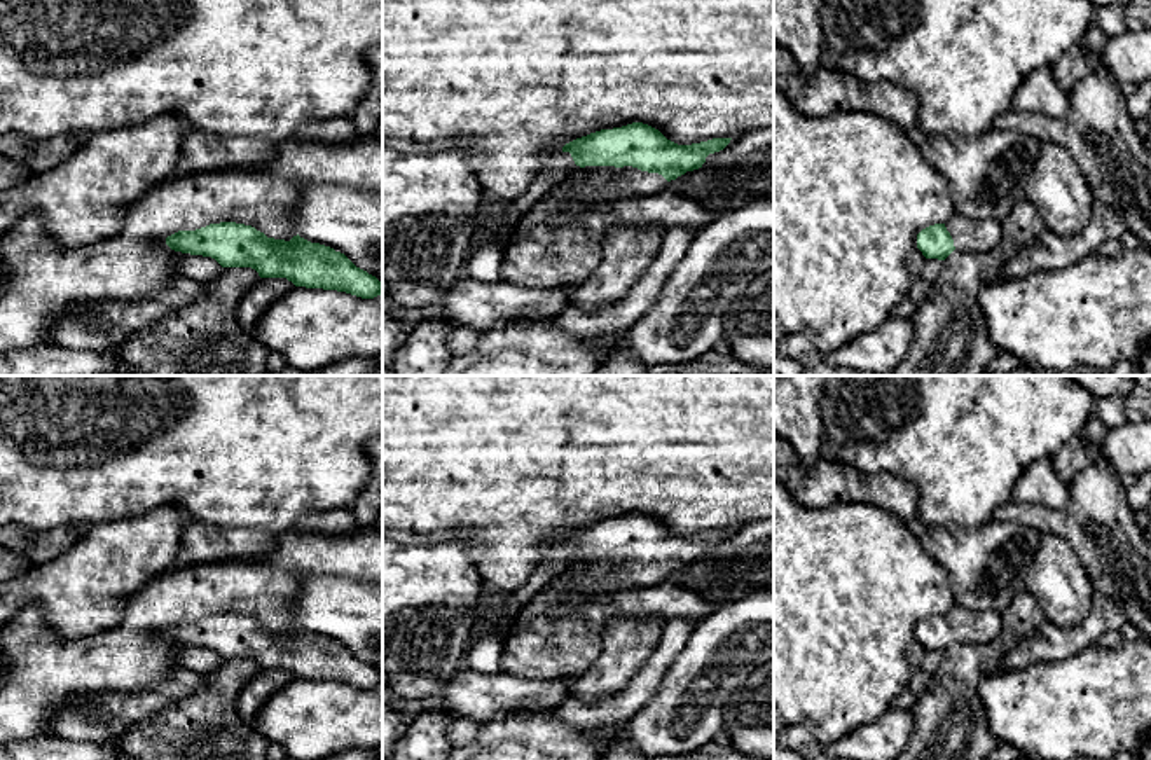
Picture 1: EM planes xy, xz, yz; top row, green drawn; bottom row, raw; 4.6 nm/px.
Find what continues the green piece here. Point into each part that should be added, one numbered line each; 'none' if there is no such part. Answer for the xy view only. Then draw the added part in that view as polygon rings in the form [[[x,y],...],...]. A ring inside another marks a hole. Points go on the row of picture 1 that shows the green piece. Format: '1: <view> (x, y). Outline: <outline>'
none

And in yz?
1: yz (977, 236). Outline: [[[954,213],[945,227],[961,252],[985,253],[1003,241],[1003,225],[996,218],[973,220]]]

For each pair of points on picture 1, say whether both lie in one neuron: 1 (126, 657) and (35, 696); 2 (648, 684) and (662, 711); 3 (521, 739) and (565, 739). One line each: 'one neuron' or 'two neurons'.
1: one neuron
2: two neurons
3: one neuron

